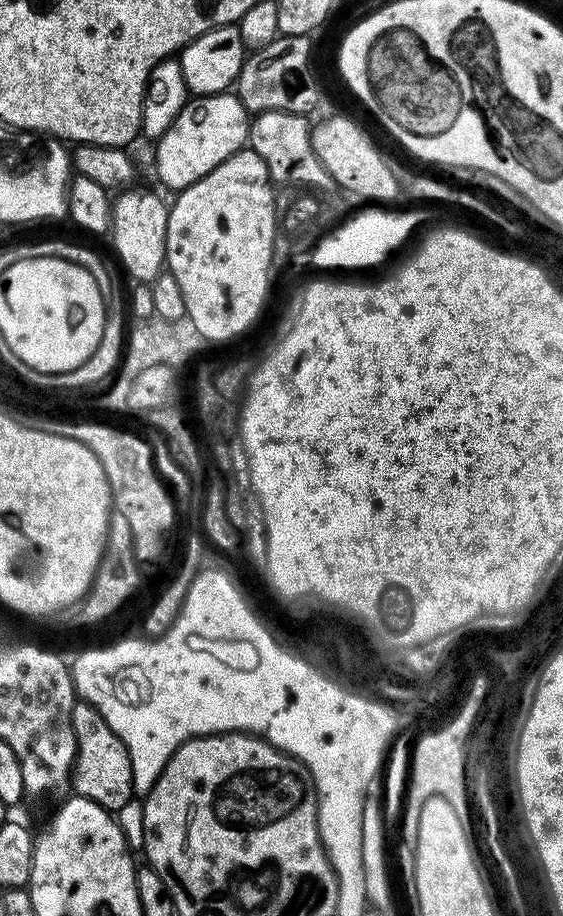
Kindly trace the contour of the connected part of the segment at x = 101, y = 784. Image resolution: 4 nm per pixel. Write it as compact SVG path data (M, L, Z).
M76 703L72 711L72 725L76 739L76 762L72 765L71 787L75 795L85 796L87 800L101 804L107 812L120 814L134 800L132 767L126 746L118 734L106 726L106 718L98 714L93 704Z

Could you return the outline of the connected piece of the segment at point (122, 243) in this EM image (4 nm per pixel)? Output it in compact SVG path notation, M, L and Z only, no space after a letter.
M124 190L119 193L120 196L115 198L114 203L111 205L111 215L110 215L110 235L112 234L112 244L116 247L116 252L120 255L120 260L124 263L124 268L129 272L130 275L133 276L134 279L140 280L136 282L151 282L156 279L157 276L160 275L161 272L165 271L166 261L165 256L167 254L167 246L166 246L166 230L167 230L167 218L169 213L169 201L164 201L162 197L155 196L152 192L128 192L132 190Z

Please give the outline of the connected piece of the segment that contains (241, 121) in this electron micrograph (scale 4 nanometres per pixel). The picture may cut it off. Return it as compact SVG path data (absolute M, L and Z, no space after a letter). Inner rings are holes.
M235 91L192 96L166 130L164 135L168 140L155 141L154 172L164 172L160 184L168 180L165 189L181 190L210 174L216 166L249 143L249 123L250 113L244 108Z

